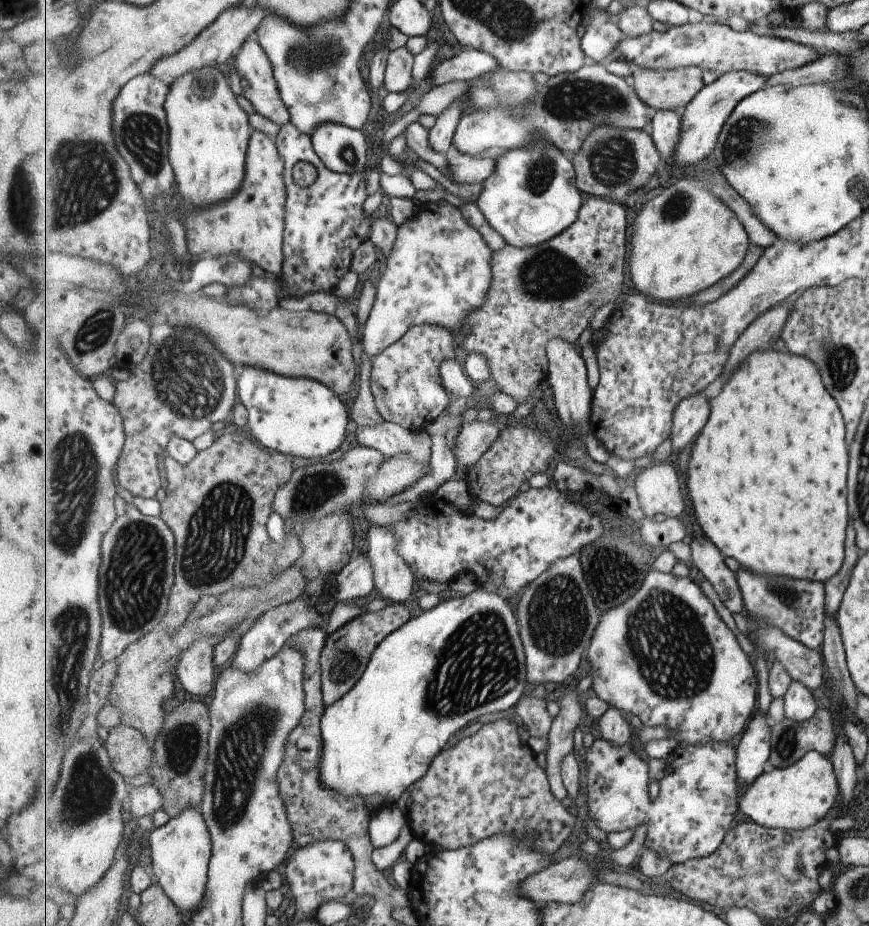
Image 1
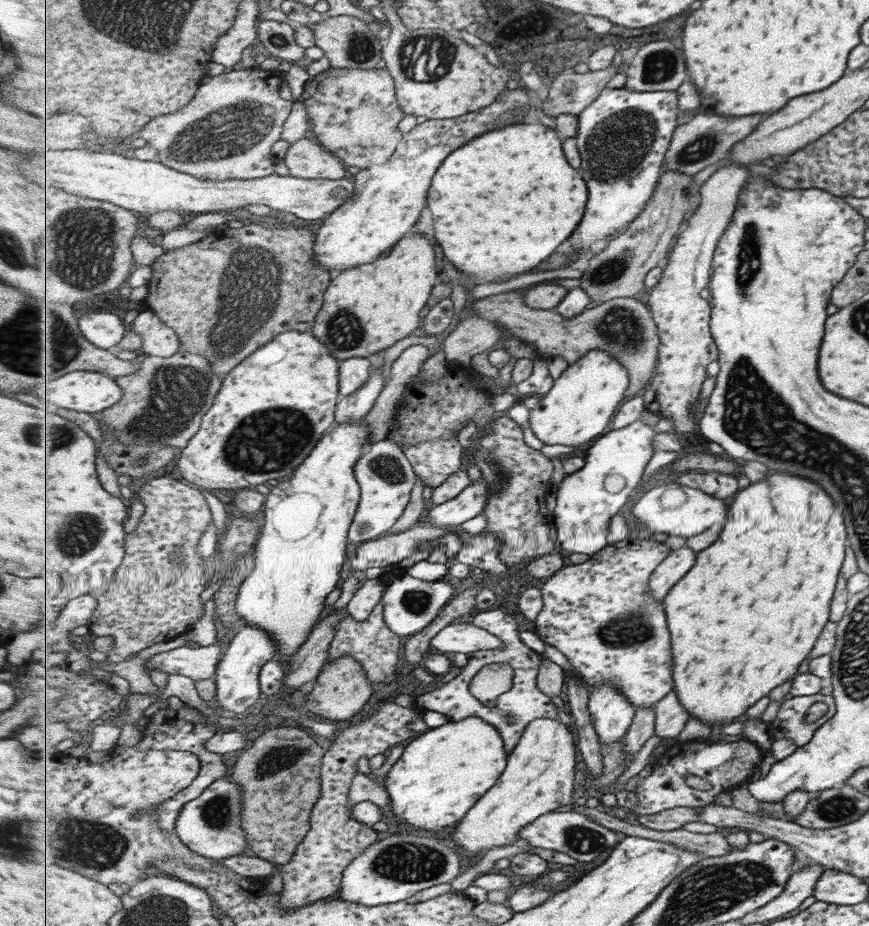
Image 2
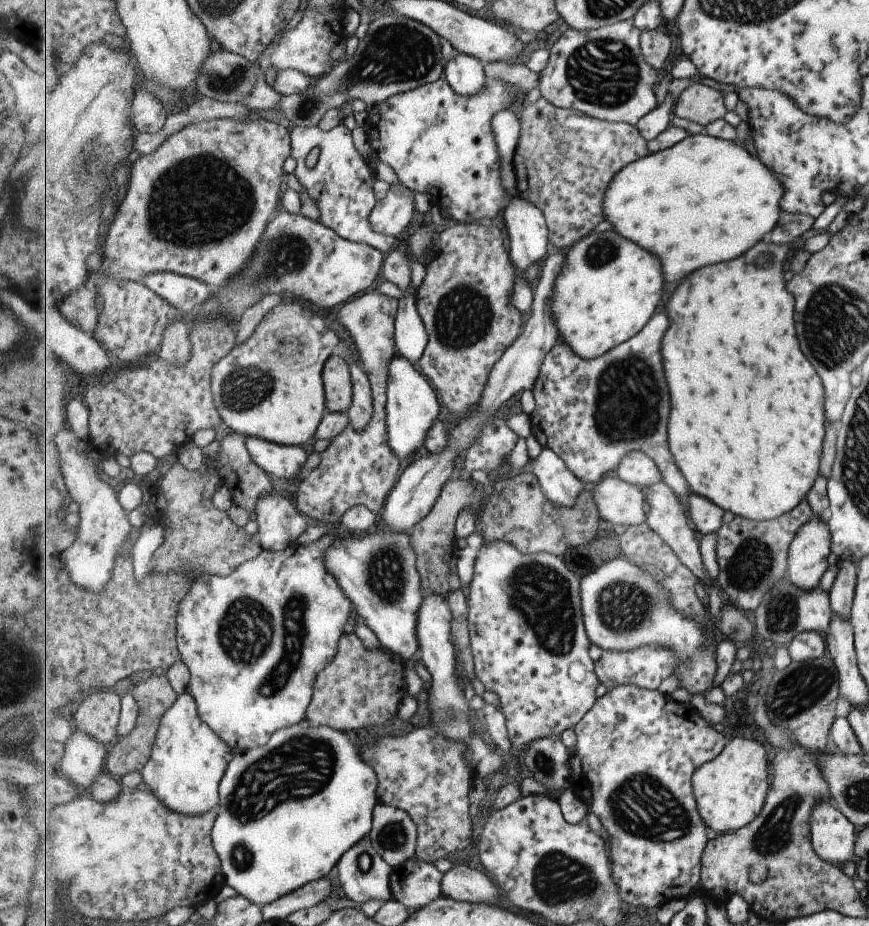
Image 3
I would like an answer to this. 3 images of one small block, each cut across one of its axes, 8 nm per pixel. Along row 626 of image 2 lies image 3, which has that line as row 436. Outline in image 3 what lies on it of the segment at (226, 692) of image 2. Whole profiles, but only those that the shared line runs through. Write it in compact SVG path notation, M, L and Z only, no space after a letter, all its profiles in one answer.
M246 436L246 445L249 452L252 454L253 460L265 471L267 474L274 474L277 478L293 478L299 477L299 470L305 464L307 454L305 448L300 448L293 445L284 445L276 442L271 442L259 437Z

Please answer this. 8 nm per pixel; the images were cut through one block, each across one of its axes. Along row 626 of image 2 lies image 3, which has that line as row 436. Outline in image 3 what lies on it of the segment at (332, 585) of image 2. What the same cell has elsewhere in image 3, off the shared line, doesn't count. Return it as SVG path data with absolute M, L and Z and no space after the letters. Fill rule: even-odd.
M286 300L271 309L245 342L231 348L226 357L215 363L212 391L223 422L234 432L299 447L316 435L325 413L328 412L324 372L326 362L333 356L333 350L341 340L333 328L327 327L326 320L318 312L313 312L313 308L309 308L310 303L292 301ZM233 352L253 352L245 356L249 366L233 370Z

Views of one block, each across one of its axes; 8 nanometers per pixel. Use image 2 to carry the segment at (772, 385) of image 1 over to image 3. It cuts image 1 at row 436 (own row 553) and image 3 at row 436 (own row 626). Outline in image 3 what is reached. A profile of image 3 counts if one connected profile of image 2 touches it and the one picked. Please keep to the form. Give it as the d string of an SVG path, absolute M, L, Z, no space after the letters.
M765 238L757 246L753 246L747 254L733 262L723 262L719 266L707 266L685 278L681 286L671 296L667 306L671 318L671 330L667 338L663 338L663 364L667 372L667 382L671 386L671 410L667 424L667 440L678 467L687 477L693 494L697 493L710 498L715 504L733 512L735 516L743 515L748 519L765 521L776 519L795 507L798 507L807 490L811 488L821 454L823 440L823 388L817 378L817 372L811 368L807 358L803 356L797 330L795 330L795 296L787 290L785 282L785 260L789 256L789 243L769 242Z

